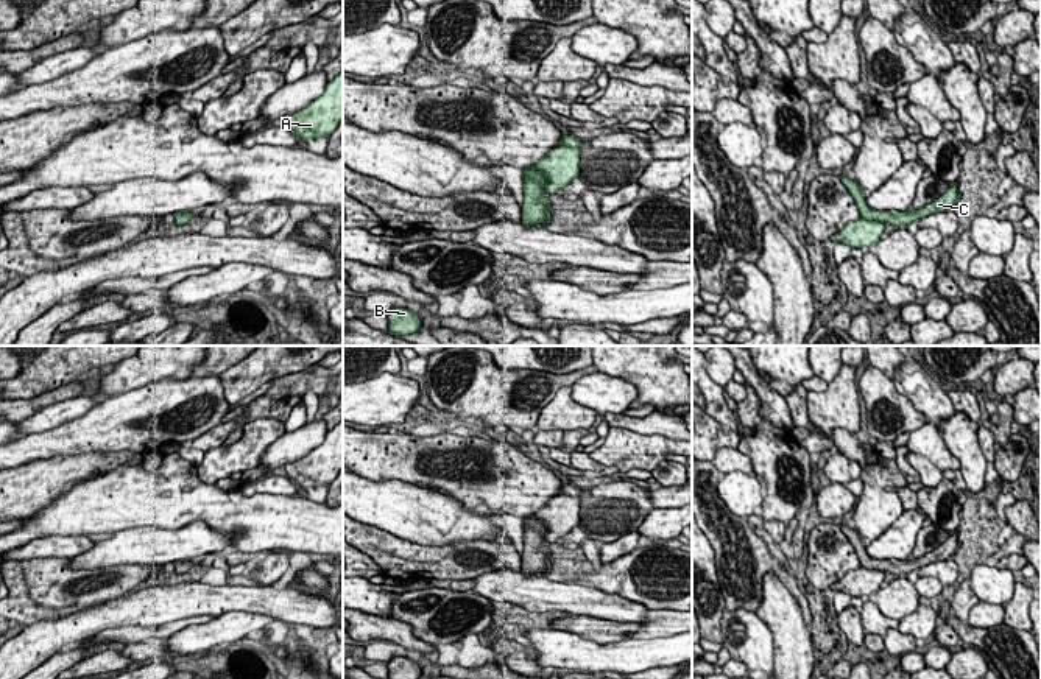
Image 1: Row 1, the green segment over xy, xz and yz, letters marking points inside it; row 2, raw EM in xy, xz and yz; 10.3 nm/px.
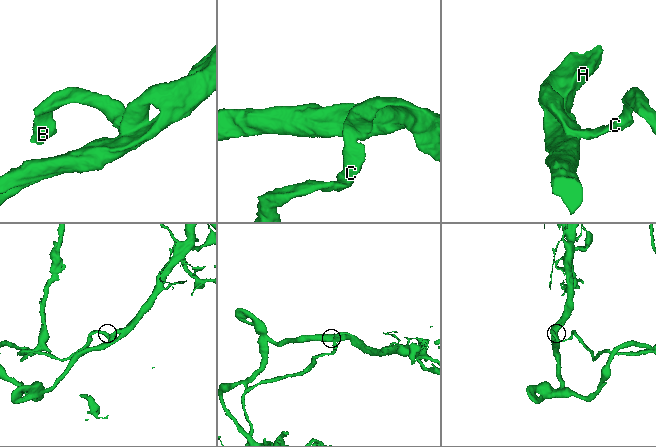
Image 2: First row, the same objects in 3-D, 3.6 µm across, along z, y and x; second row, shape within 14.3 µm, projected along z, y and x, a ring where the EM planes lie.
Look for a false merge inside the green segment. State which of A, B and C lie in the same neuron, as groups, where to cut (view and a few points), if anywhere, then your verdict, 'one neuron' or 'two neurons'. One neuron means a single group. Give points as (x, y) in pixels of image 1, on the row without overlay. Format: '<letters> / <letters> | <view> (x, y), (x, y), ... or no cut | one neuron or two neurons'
A B C | no cut | one neuron

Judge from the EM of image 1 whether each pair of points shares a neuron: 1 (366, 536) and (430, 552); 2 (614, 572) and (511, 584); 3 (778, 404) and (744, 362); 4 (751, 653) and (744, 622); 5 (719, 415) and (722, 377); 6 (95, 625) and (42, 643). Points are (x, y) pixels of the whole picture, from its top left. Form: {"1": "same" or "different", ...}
{"1": "same", "2": "different", "3": "same", "4": "same", "5": "different", "6": "same"}

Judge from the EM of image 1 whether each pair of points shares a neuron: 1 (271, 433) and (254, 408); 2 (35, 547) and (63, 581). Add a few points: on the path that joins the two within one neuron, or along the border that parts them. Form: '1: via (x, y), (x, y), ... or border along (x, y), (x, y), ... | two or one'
1: border along (284, 421), (251, 419), (236, 443) | two
2: border along (69, 558), (16, 559) | two

